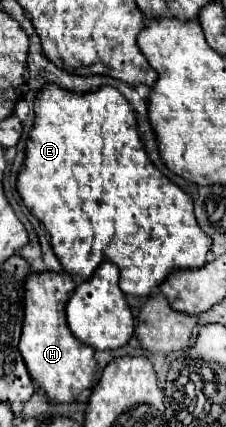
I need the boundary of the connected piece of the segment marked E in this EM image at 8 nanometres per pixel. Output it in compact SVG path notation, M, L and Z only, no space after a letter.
M44 87L36 97L34 111L34 129L26 141L24 169L16 187L28 211L48 229L50 245L66 273L86 281L100 263L110 261L120 269L120 287L126 295L150 297L152 289L160 287L176 269L206 265L210 239L196 223L192 199L154 167L138 135L136 113L118 89L100 87L78 95L62 87Z

